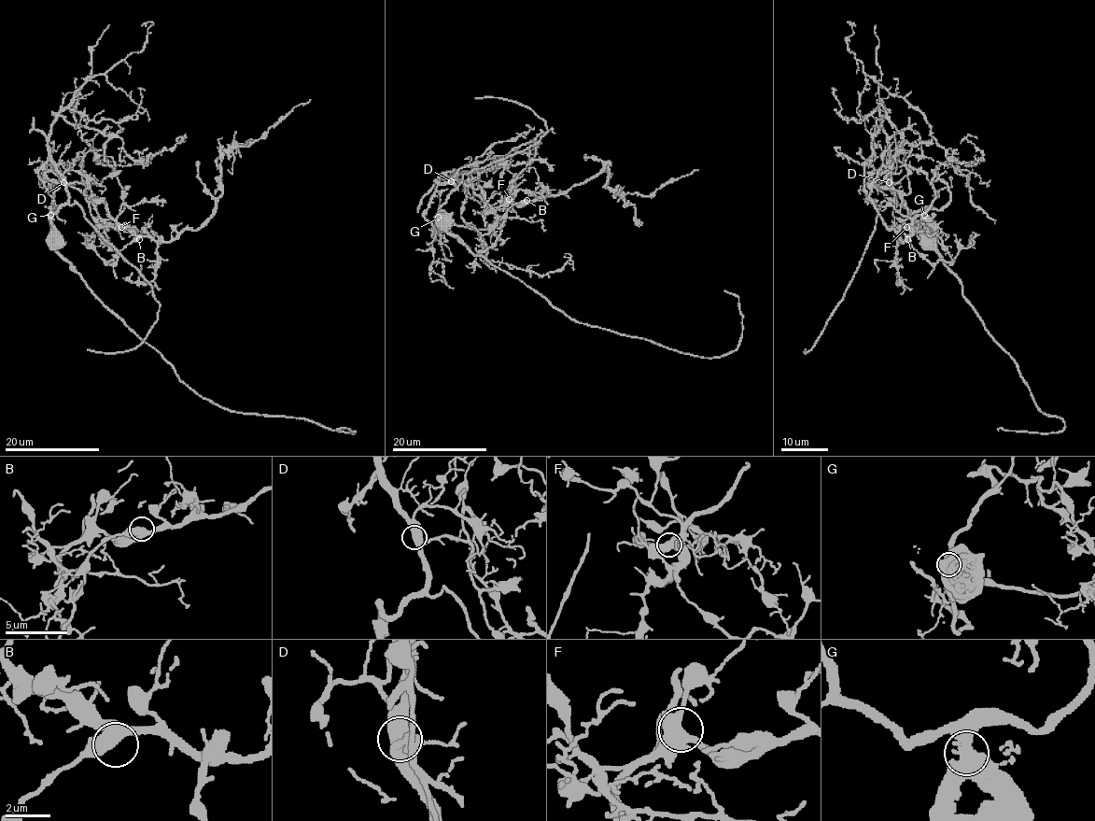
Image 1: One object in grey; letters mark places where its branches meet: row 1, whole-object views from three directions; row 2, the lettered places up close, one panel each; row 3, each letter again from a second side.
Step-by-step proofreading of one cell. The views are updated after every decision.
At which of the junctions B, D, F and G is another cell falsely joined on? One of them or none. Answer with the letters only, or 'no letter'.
G

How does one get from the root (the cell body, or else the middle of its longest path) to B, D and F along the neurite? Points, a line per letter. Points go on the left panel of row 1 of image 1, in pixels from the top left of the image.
B: (56, 239), (51, 210), (67, 201), (65, 187), (72, 182), (86, 187), (103, 219), (116, 220), (139, 239)
D: (56, 239), (51, 230), (51, 210), (55, 212), (68, 199), (63, 182)
F: (56, 239), (51, 210), (67, 201), (65, 187), (72, 182), (86, 187), (103, 219), (121, 227)

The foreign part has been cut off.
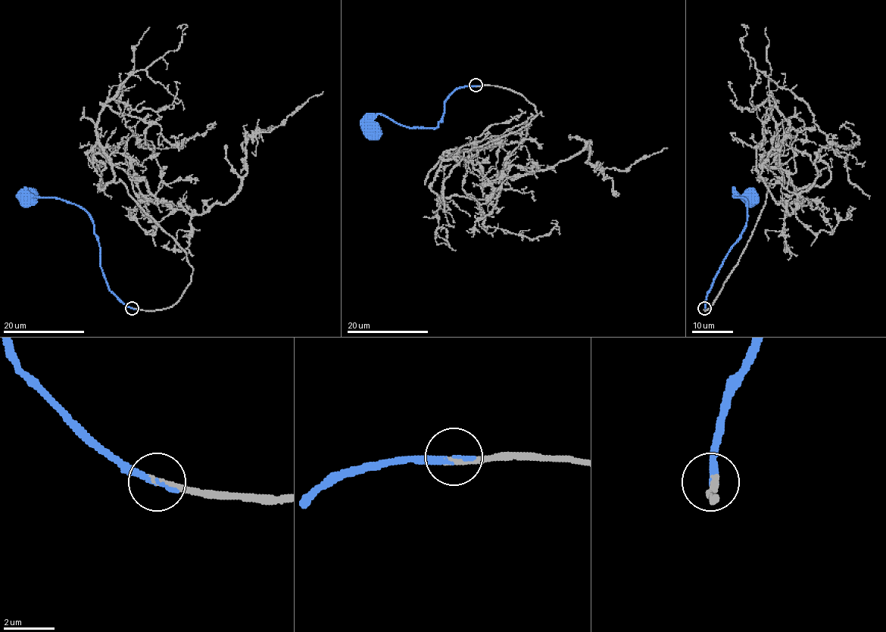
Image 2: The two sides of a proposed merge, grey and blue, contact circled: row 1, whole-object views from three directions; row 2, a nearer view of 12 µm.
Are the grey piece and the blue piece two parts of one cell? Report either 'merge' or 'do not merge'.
merge

